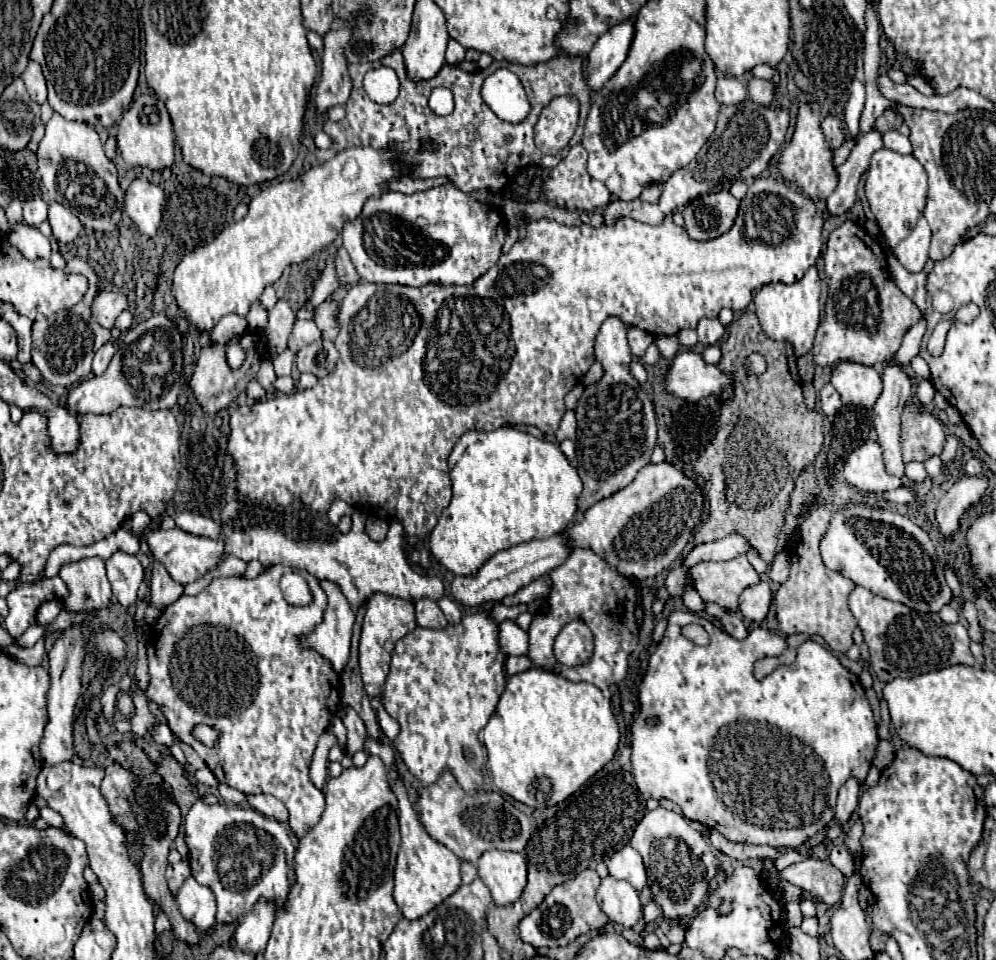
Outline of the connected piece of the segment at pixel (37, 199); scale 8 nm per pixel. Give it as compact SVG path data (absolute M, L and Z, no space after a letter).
M32 196L24 202L24 224L28 226L36 226L40 222L44 222L48 216L48 204L42 196Z

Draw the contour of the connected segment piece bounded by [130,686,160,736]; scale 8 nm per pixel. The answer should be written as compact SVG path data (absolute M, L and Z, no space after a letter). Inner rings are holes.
M138 686L134 690L134 694L132 694L132 700L136 704L136 714L130 718L132 720L132 734L134 736L146 736L148 728L152 724L158 724L160 720L154 714L150 714L148 704L146 704L146 696L144 696L144 692Z

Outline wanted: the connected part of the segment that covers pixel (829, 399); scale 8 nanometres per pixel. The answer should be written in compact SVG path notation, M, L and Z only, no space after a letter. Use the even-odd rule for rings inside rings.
M826 384L826 386L820 390L820 406L822 406L822 412L824 412L826 416L832 416L832 414L836 414L836 412L840 410L842 402L840 402L840 396L838 396L838 392L834 390L832 384Z

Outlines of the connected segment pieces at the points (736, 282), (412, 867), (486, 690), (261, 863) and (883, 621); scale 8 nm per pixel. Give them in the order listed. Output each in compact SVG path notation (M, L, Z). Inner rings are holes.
M758 178L750 188L748 194L740 202L740 212L736 216L734 226L714 238L714 240L692 240L688 232L672 222L672 216L668 216L660 226L650 226L644 222L638 222L634 218L618 218L614 224L604 224L600 228L580 224L576 228L568 228L564 224L552 222L552 220L538 220L528 222L526 238L516 242L512 250L504 256L500 256L498 264L490 268L486 274L482 274L474 284L470 286L422 286L422 288L410 288L400 284L370 284L370 282L358 282L354 284L340 306L340 332L334 340L340 360L336 364L336 370L330 372L326 378L320 378L314 388L296 392L296 394L280 394L276 398L268 398L264 402L256 402L252 406L240 406L232 412L230 418L230 436L228 436L228 452L236 464L236 490L238 494L260 500L260 502L276 502L280 506L290 506L294 498L300 498L308 508L314 512L326 514L330 504L340 498L348 502L354 508L380 508L380 510L362 510L362 512L374 512L374 514L390 514L390 518L396 518L404 526L406 536L406 550L412 552L418 542L424 542L432 528L438 522L440 512L450 504L450 476L448 476L448 456L450 448L458 442L458 438L470 430L488 432L502 426L516 426L516 424L532 424L540 428L546 436L554 436L558 430L558 424L566 412L564 396L578 384L578 380L588 372L588 368L594 362L594 338L602 326L602 322L610 316L620 318L626 326L642 328L654 336L674 336L682 328L696 328L698 320L702 316L706 318L718 318L718 312L722 308L730 308L732 312L742 312L752 302L752 292L768 282L784 282L792 284L804 276L804 272L816 264L816 258L822 252L822 224L824 216L816 208L816 204L800 194L798 190L786 186L780 180L772 178ZM478 316L486 316L486 336L482 336L478 324ZM450 330L460 332L460 336L452 338Z
M370 736L364 740L364 748L370 754L376 754L384 760L392 788L394 788L398 802L400 802L400 816L398 818L400 818L402 844L398 850L398 862L396 862L396 870L394 870L394 900L396 900L398 908L402 910L404 918L416 920L416 918L424 916L426 912L430 912L430 908L440 904L446 896L452 896L458 890L458 886L462 884L462 880L460 880L460 862L462 860L458 856L454 856L454 852L450 852L446 846L438 844L436 840L430 840L430 836L426 836L426 832L422 832L422 826L418 824L418 818L414 816L410 796L408 796L406 786L404 786L400 772L398 772L396 750L388 742L378 742Z
M490 610L468 614L460 624L448 624L442 630L414 628L398 640L382 702L402 728L394 748L420 784L438 780L438 772L450 768L466 792L482 788L486 748L478 742L478 732L494 714L504 688L506 674L498 648L498 624Z
M198 800L186 816L186 844L190 850L192 876L196 878L198 884L208 886L218 900L218 914L216 914L218 924L238 922L254 908L254 904L260 898L274 902L276 910L288 908L288 894L294 884L292 860L294 860L296 844L292 842L288 828L278 820L266 818L254 808L240 808L236 804L224 804L224 802L216 806L206 806Z
M862 586L854 588L848 604L864 632L864 642L870 646L870 666L882 682L890 682L894 678L914 678L952 664L976 664L970 652L968 630L960 622L946 624L938 614L918 614L916 610L876 596Z

